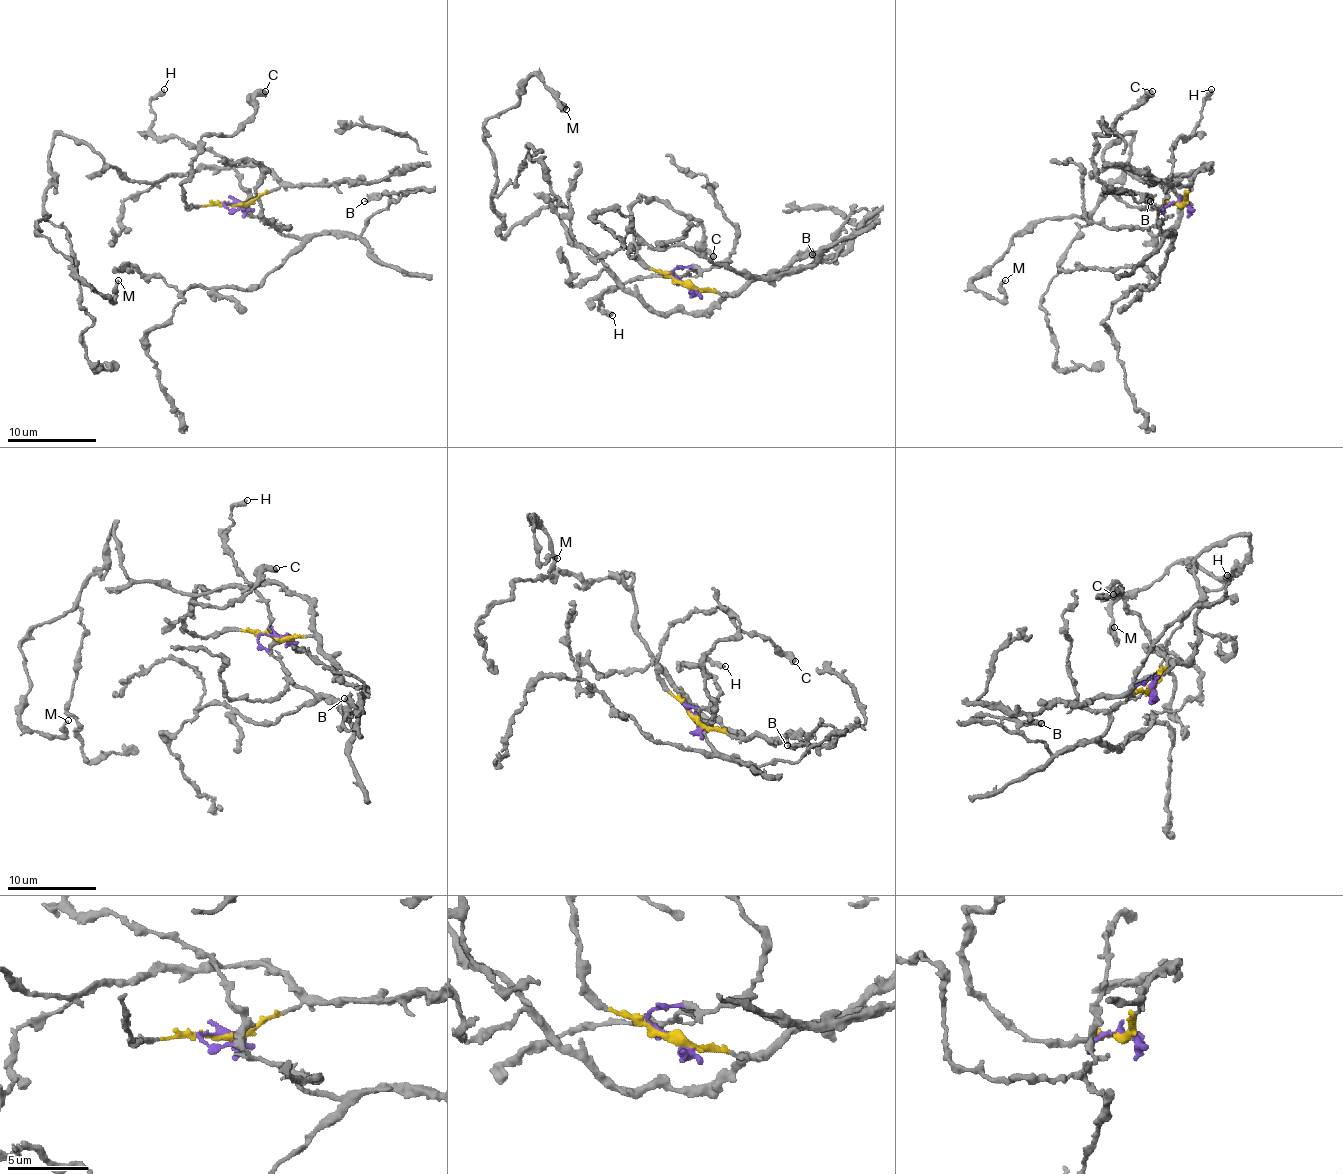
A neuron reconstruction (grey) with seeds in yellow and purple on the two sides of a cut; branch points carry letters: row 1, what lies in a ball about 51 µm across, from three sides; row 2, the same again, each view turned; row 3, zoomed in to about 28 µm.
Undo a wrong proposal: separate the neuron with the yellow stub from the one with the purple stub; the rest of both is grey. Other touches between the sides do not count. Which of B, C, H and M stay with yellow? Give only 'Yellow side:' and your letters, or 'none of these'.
Yellow side: C, M

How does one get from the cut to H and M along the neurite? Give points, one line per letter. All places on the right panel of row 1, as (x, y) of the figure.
H: (1180, 204), (1162, 207), (1173, 146), (1180, 138), (1193, 131), (1200, 120), (1202, 102), (1211, 88)
M: (1180, 204), (1209, 167), (1139, 182), (1104, 160), (1119, 138), (1090, 211), (1028, 222), (972, 280), (1006, 280)

